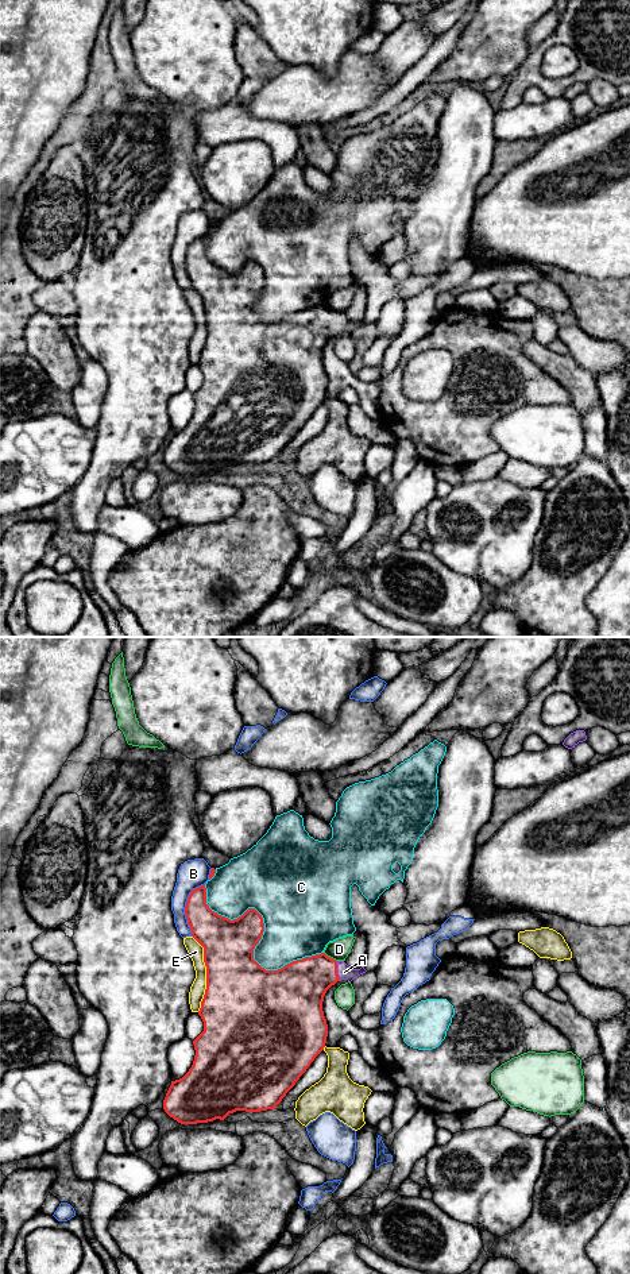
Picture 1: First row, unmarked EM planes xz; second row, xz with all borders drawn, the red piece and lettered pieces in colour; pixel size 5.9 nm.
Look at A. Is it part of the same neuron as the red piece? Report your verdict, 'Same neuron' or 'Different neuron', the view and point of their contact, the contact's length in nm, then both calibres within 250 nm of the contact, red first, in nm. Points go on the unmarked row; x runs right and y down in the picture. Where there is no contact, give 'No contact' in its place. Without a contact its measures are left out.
Same neuron. Touches red at xz (336, 323). Shared border 110 nm. Thickness 320 nm (red) against 90 nm

